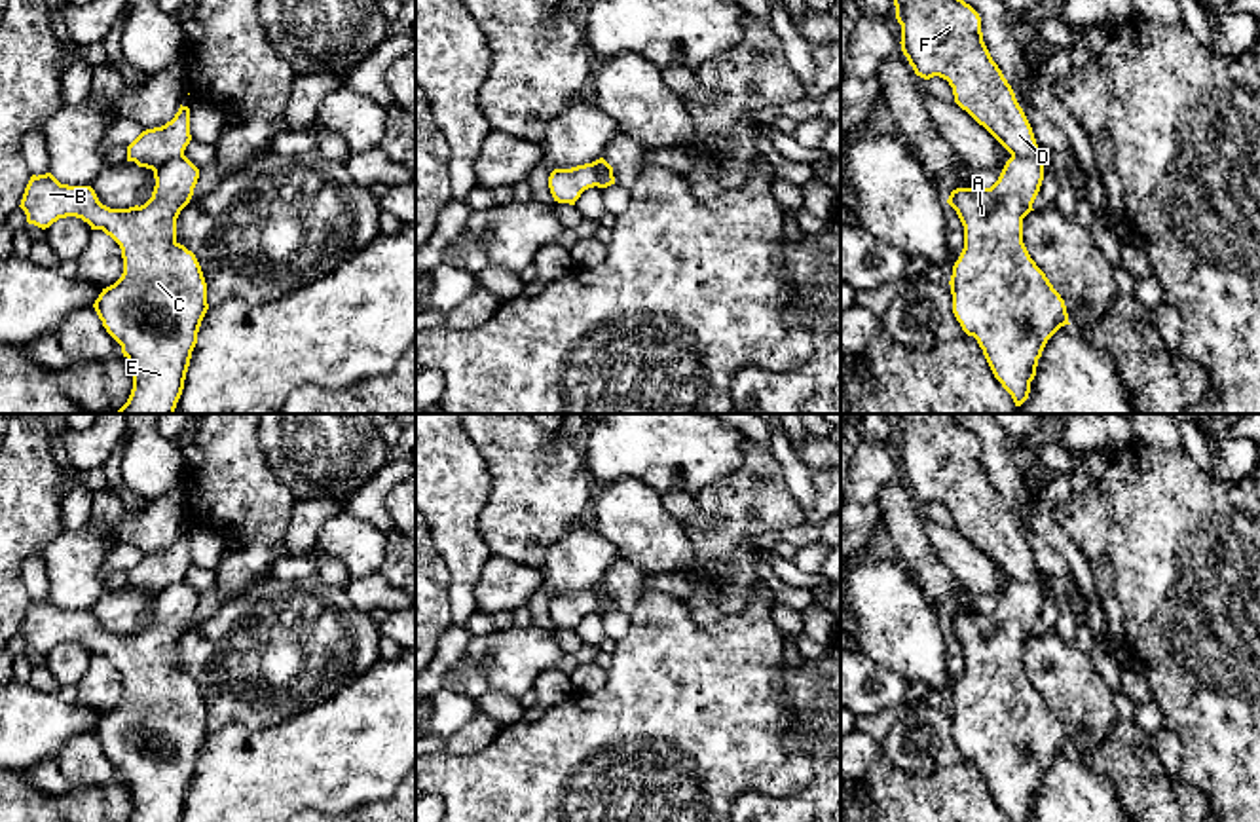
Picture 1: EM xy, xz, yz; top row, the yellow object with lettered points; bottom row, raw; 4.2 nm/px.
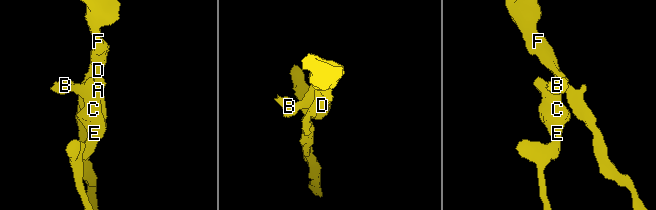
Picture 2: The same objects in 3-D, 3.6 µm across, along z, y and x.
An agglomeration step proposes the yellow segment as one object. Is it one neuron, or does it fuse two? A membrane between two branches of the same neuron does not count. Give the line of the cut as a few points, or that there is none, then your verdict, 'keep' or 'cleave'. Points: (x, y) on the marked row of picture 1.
cut xy (183, 154), (167, 160), (154, 173); cleave

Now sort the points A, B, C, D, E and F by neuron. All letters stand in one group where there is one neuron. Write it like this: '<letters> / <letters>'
A B C E / D F

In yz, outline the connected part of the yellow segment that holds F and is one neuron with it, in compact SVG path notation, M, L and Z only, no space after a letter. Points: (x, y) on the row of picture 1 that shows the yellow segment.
M894 0L894 6L901 51L915 74L947 80L954 103L1011 156L1040 158L1032 127L983 42L979 13L964 0Z

